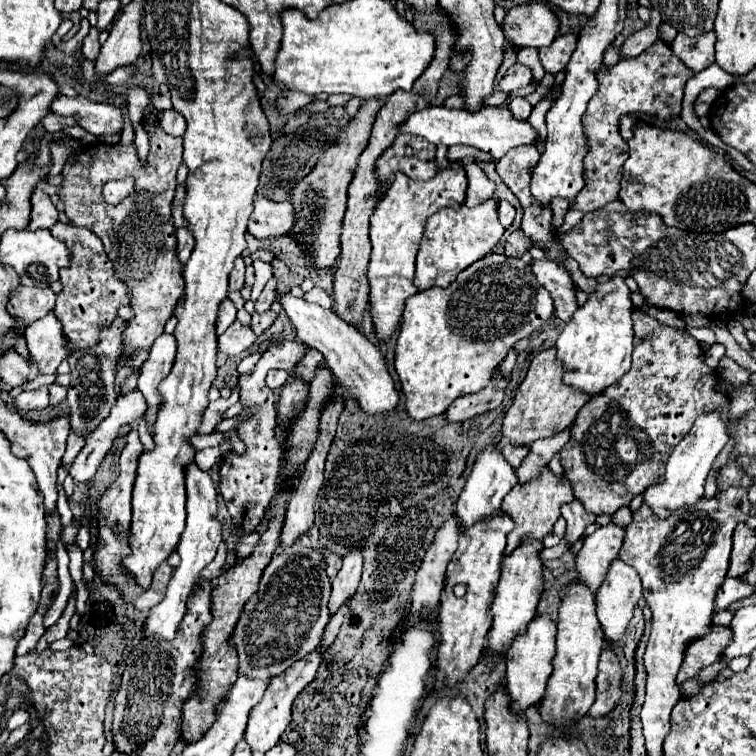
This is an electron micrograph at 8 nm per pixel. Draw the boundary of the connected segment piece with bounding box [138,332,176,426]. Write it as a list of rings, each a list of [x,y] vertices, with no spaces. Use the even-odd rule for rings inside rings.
[[[162,334],[160,338],[156,338],[156,342],[150,348],[150,356],[144,362],[144,366],[140,368],[140,376],[138,376],[138,390],[144,394],[146,402],[148,402],[148,410],[146,410],[146,418],[148,424],[154,424],[158,406],[160,406],[160,392],[158,392],[158,384],[162,378],[168,376],[172,362],[176,356],[176,338],[172,334]]]

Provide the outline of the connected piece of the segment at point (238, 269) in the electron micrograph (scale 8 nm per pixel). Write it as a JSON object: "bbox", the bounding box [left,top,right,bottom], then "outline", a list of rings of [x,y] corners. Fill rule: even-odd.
{"bbox":[230,258,244,292],"outline":[[[236,258],[234,270],[230,272],[230,292],[240,292],[244,286],[244,260]]]}

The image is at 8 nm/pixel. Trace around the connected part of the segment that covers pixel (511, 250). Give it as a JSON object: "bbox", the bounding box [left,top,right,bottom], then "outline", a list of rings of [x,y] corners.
{"bbox":[504,230,534,258],"outline":[[[514,230],[514,232],[508,236],[508,240],[506,240],[504,252],[506,252],[506,256],[516,256],[516,258],[520,258],[530,246],[534,246],[532,240],[528,240],[522,230]]]}

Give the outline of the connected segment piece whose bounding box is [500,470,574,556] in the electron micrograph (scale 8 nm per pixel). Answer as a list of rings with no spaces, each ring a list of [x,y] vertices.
[[[544,470],[538,480],[532,480],[524,486],[512,488],[512,492],[508,492],[508,496],[502,500],[502,510],[500,510],[506,516],[510,516],[512,522],[516,524],[514,530],[508,534],[508,546],[504,550],[504,556],[508,556],[516,548],[520,548],[522,542],[528,540],[528,538],[534,538],[534,540],[542,542],[544,536],[552,532],[556,520],[560,518],[560,506],[564,502],[570,502],[570,500],[574,500],[570,484],[566,482],[566,478],[564,480],[556,478],[550,470]]]

